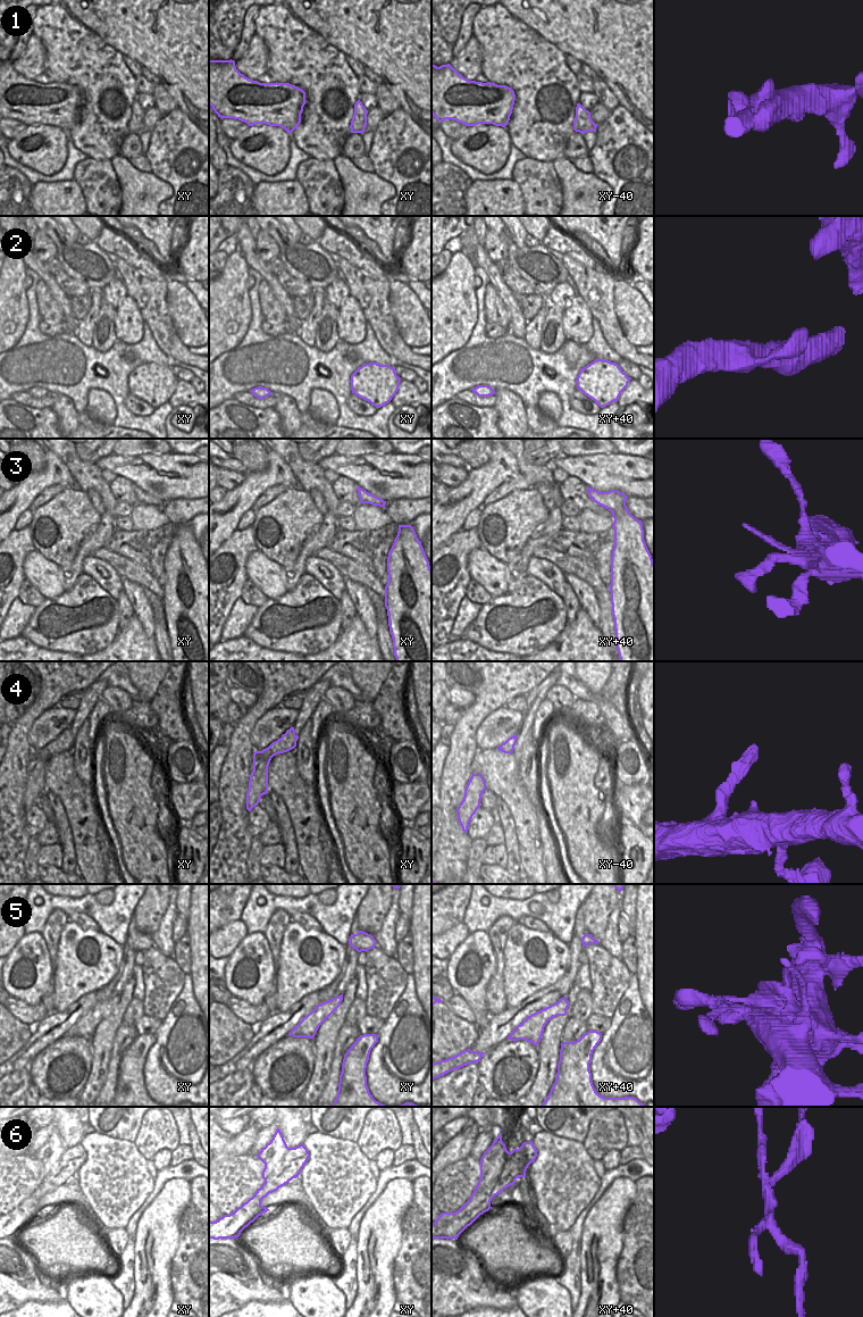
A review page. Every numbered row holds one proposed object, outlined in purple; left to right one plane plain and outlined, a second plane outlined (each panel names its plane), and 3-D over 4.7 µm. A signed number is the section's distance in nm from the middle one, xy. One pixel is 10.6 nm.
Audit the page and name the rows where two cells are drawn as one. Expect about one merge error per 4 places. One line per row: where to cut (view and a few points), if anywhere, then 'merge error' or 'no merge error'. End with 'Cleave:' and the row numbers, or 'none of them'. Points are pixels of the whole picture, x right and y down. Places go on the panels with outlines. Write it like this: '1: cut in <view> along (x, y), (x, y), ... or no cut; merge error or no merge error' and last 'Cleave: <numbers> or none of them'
1: no cut; no merge error
2: no cut; no merge error
3: no cut; no merge error
4: no cut; no merge error
5: no cut; no merge error
6: cut in xy along (290, 1148), (279, 1166), (267, 1178), (275, 1184), (269, 1192); merge error
Cleave: 6

